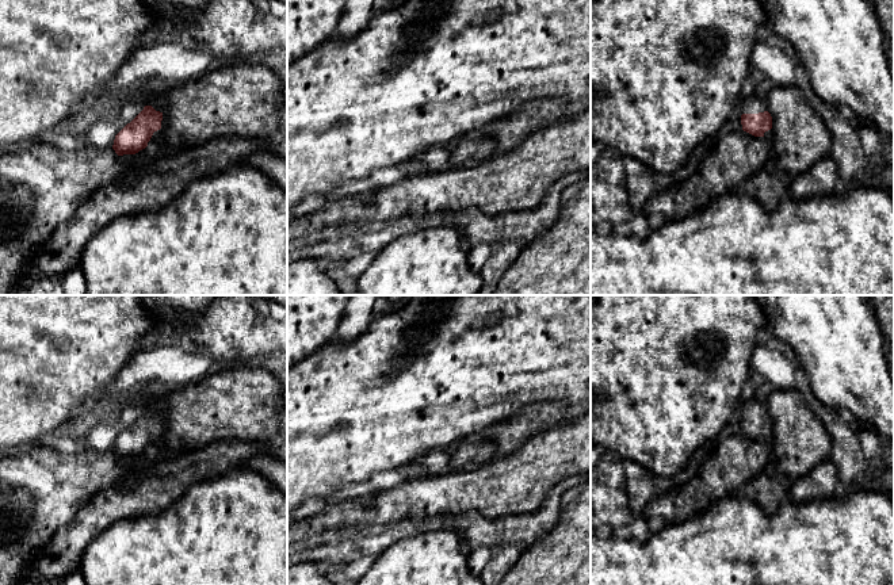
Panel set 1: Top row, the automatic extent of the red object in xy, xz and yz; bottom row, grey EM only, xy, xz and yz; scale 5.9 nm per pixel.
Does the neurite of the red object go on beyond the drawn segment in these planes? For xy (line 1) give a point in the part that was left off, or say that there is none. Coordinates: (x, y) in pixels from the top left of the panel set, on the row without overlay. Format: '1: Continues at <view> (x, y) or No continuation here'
1: Continues at xy (157, 438)

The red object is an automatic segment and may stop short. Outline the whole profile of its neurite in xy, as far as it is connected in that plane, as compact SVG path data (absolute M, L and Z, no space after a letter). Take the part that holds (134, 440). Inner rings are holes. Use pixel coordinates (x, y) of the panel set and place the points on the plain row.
M152 409L127 427L114 443L112 452L118 459L135 458L148 450L149 444L161 443L167 429L167 413L156 414Z

